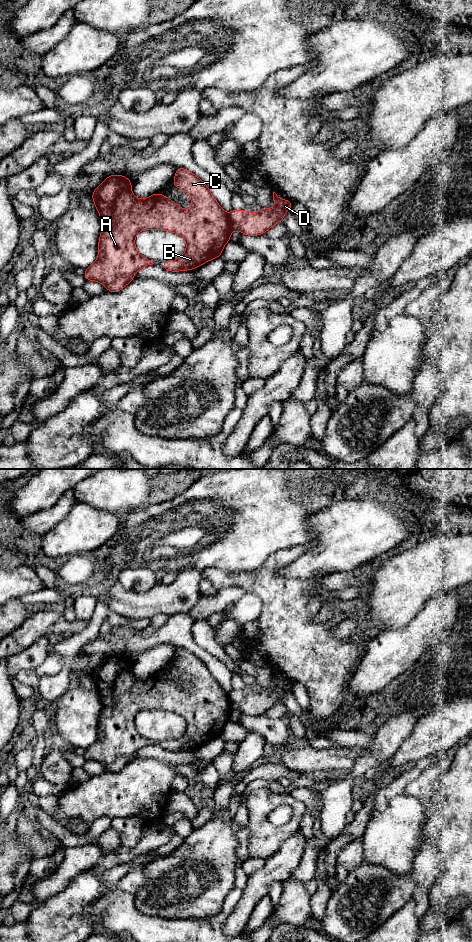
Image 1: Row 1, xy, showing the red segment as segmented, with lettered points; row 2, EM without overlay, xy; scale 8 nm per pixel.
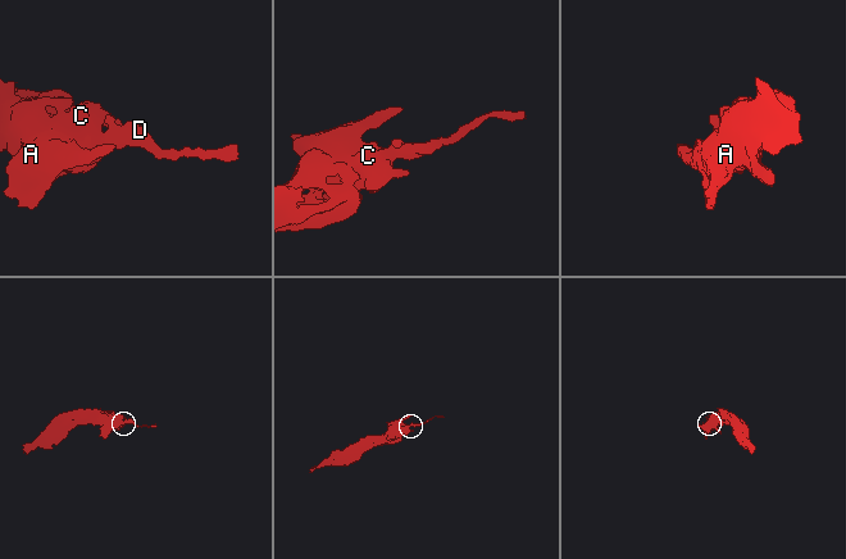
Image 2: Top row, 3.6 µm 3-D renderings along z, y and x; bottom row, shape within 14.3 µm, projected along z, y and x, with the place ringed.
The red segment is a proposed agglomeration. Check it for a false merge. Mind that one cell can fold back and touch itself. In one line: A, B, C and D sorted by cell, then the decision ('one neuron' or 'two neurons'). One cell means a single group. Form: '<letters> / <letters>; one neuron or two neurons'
A B C / D; two neurons

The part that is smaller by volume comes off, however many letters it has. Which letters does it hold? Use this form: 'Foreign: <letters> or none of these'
Foreign: D

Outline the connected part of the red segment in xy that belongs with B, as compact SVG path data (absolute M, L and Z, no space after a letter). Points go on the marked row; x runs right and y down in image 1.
M178 167L173 178L174 187L186 192L192 200L189 210L184 210L159 192L144 199L136 198L131 189L132 184L124 175L110 175L92 193L102 229L97 260L83 273L87 281L97 281L103 284L107 291L117 293L132 282L139 269L154 264L154 261L138 253L134 243L136 235L143 230L170 231L186 241L186 251L180 258L162 262L162 268L167 271L194 270L221 256L224 246L231 240L229 217L199 177L185 168Z

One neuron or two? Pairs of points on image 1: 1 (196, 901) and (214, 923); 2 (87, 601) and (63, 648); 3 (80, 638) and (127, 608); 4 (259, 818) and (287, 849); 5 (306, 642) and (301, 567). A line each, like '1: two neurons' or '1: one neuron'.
1: two neurons
2: two neurons
3: two neurons
4: two neurons
5: two neurons

